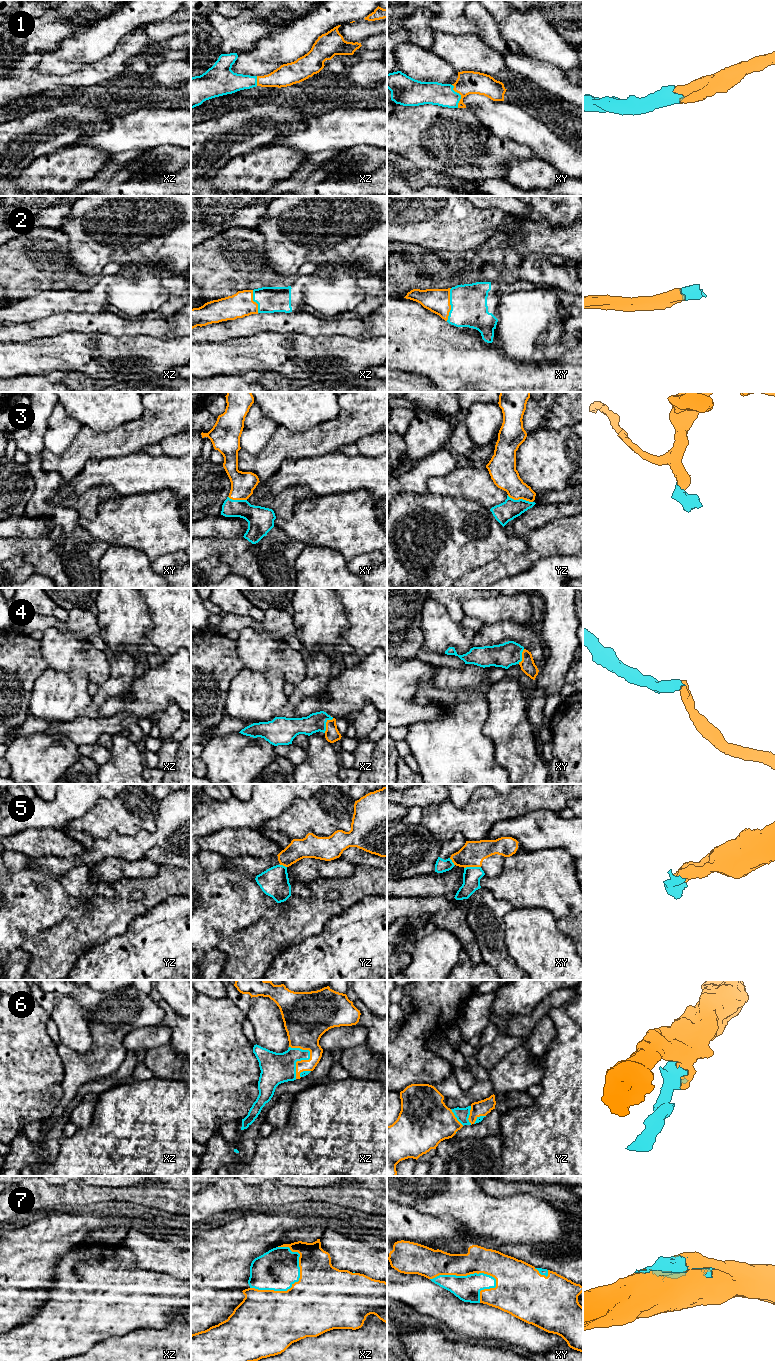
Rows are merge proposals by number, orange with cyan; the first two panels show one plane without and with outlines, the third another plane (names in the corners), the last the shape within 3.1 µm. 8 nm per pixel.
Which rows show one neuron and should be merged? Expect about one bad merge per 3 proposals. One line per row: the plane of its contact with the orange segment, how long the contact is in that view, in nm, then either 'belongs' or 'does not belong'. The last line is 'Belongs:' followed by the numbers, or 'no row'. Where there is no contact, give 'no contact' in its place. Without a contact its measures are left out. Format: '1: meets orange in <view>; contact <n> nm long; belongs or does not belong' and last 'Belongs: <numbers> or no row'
1: meets orange in xy; contact 200 nm long; belongs
2: meets orange in xy; contact 260 nm long; belongs
3: meets orange in yz; contact 220 nm long; belongs
4: meets orange in xz; contact 150 nm long; belongs
5: meets orange in xy; contact 140 nm long; does not belong
6: meets orange in xz; contact 280 nm long; belongs
7: meets orange in xy; contact 550 nm long; belongs
Belongs: 1, 2, 3, 4, 6, 7

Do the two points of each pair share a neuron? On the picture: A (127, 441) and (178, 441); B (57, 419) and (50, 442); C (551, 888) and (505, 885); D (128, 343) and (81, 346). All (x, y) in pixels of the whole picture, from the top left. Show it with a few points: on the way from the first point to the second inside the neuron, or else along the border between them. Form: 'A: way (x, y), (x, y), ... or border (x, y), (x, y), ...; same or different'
A: border (180, 432), (165, 436), (159, 442); different
B: way (57, 425), (56, 436); same
C: way (540, 885), (516, 885); same
D: way (116, 350), (93, 350); same

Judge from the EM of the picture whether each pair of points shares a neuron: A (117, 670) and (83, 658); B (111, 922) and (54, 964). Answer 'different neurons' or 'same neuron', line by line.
A: different neurons
B: same neuron

